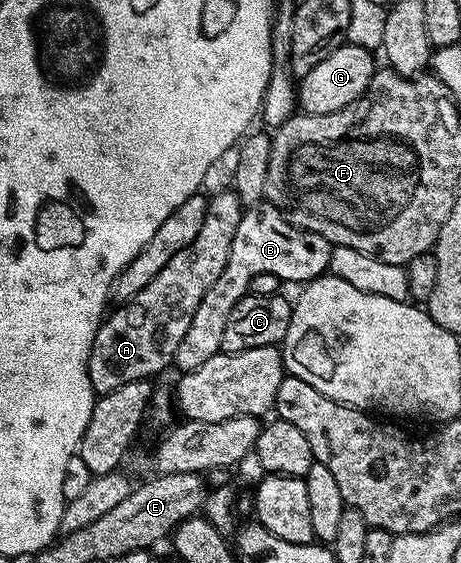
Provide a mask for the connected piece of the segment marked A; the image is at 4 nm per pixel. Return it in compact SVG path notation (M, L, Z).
M225 189L222 195L212 196L207 205L207 217L203 217L203 226L199 229L199 237L191 241L187 249L179 249L159 273L139 293L120 304L117 312L110 314L97 328L93 344L89 350L89 380L98 396L111 393L122 385L131 385L131 381L140 379L152 380L166 366L172 364L175 349L179 349L179 341L187 337L187 329L191 329L191 317L195 317L195 309L199 309L199 301L219 281L219 273L227 269L227 257L231 257L231 241L235 241L235 229L239 229L239 221L243 208L232 190Z

